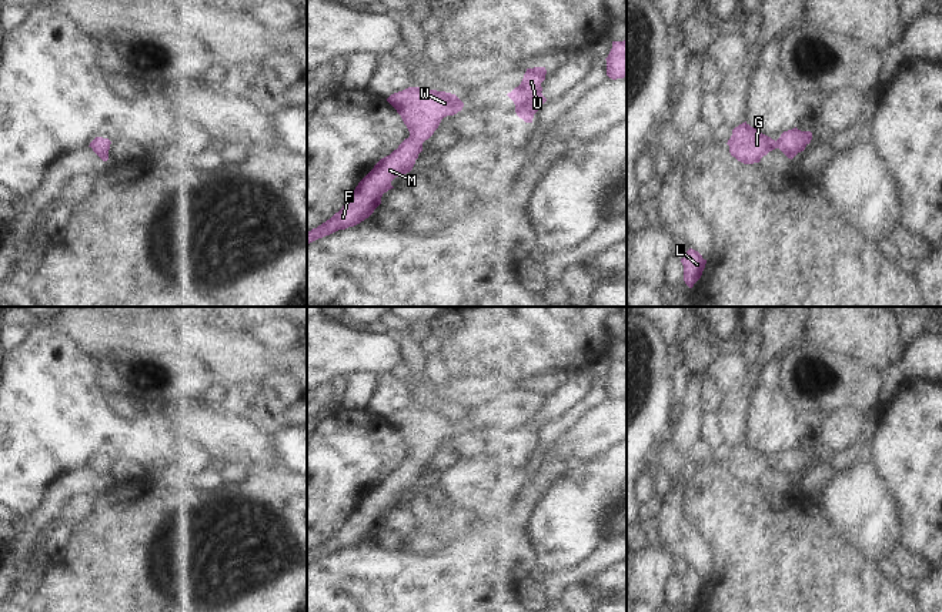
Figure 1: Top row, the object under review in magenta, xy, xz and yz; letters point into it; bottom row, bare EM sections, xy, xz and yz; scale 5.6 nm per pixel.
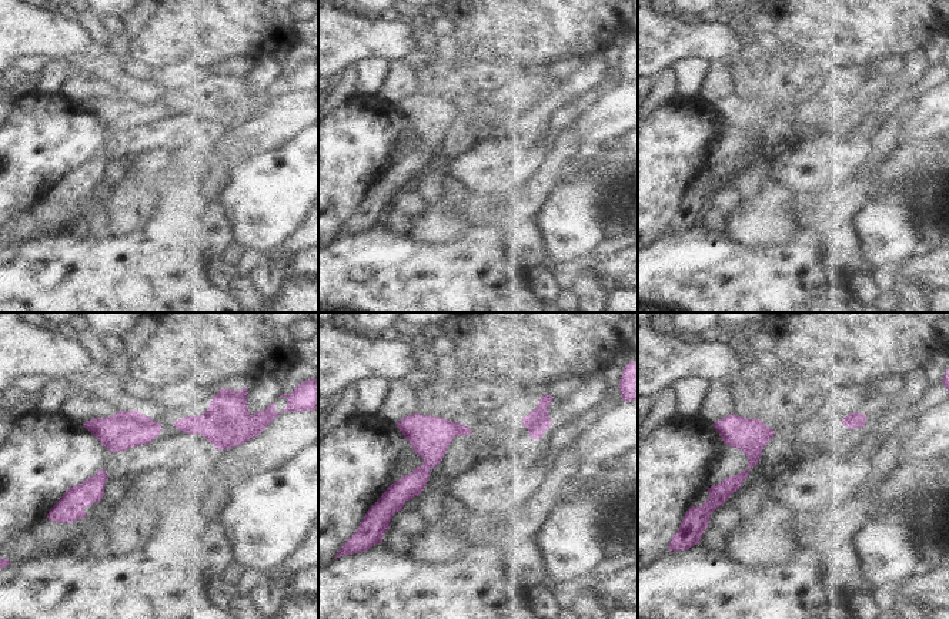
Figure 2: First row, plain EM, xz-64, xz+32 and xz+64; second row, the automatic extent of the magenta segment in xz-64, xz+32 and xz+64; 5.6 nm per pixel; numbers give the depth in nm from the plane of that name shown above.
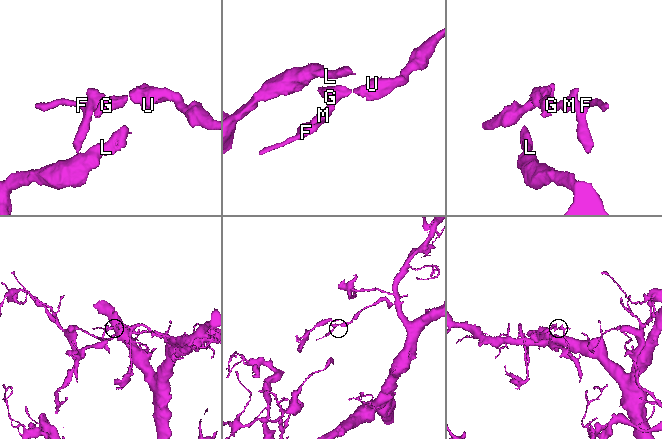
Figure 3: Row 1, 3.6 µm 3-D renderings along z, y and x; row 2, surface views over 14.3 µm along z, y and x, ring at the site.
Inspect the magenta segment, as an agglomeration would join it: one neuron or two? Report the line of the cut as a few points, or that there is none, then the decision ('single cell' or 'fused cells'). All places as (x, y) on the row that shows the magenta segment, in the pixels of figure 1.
no cut; single cell

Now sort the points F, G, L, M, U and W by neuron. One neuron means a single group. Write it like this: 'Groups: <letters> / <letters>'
Groups: F G L M U W

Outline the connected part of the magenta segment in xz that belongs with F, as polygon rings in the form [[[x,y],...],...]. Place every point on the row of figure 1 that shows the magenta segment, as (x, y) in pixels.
[[[408,87],[391,94],[387,101],[401,116],[410,137],[374,165],[338,213],[307,231],[307,244],[368,218],[381,204],[383,194],[394,188],[391,181],[412,170],[422,151],[422,143],[434,134],[441,120],[457,114],[464,107],[455,94],[422,87]]]

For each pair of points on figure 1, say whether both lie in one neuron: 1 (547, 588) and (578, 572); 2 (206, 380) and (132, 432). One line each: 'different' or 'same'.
1: same
2: different

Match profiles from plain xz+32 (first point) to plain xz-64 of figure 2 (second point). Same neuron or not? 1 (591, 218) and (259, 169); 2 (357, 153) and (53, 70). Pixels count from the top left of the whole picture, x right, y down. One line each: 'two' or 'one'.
1: one
2: two

